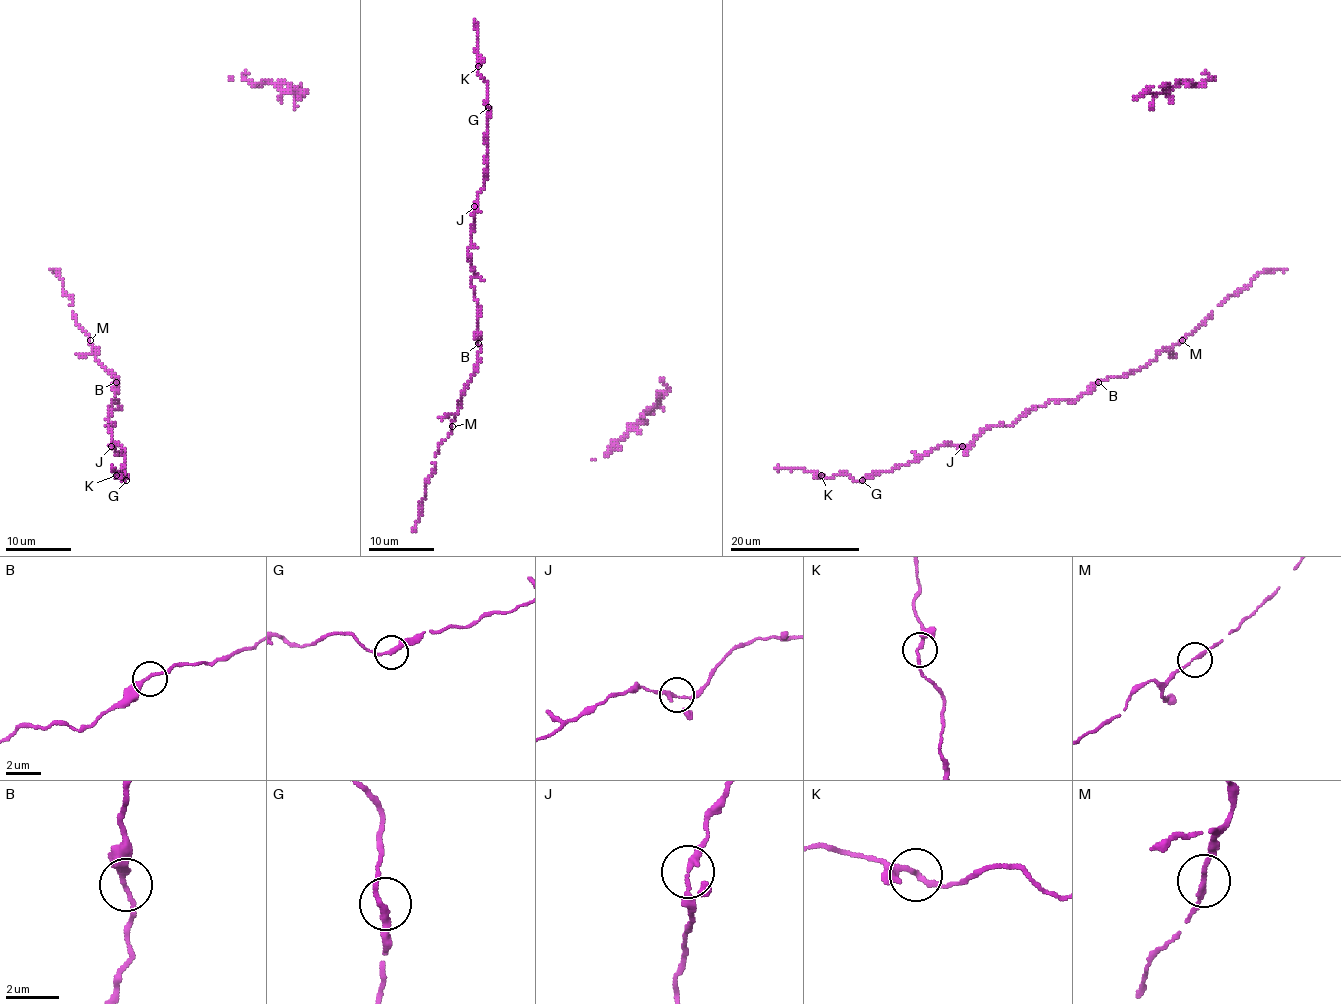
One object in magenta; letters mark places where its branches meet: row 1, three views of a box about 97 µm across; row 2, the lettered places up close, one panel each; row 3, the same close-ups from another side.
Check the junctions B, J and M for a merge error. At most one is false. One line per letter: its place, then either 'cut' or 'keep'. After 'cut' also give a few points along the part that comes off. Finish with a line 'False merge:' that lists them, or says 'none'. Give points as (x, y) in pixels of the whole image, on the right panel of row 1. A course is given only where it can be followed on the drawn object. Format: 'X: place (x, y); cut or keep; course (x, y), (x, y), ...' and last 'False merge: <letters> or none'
B: place (1098, 382); keep
J: place (962, 446); keep
M: place (1182, 340); keep
False merge: none

